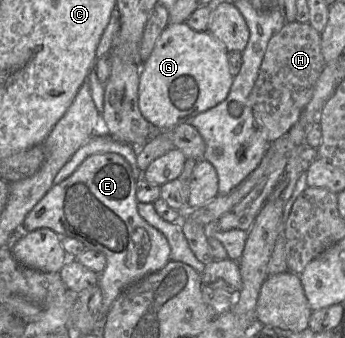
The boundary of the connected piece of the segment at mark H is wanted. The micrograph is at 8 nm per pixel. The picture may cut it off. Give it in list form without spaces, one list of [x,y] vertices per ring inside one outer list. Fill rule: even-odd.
[[[286,22],[280,31],[274,34],[268,42],[259,73],[249,95],[257,125],[267,129],[267,139],[273,142],[284,135],[298,120],[310,101],[319,75],[326,62],[320,48],[321,35],[308,22]]]

